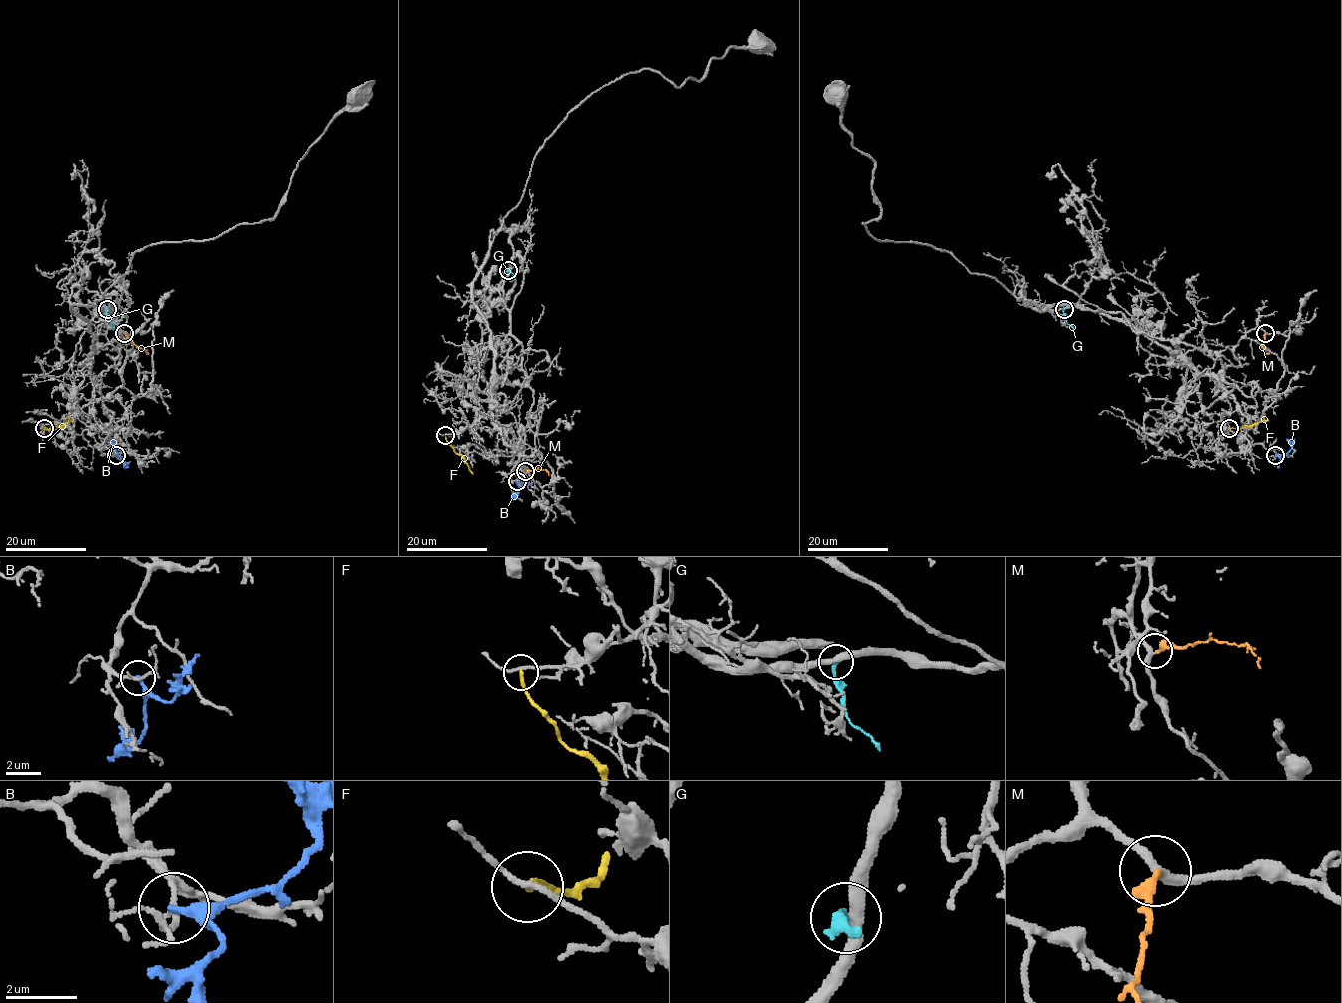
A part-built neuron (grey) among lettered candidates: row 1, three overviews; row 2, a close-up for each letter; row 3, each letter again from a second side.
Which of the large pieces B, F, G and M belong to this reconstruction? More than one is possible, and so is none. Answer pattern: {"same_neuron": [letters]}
{"same_neuron": ["M"]}

